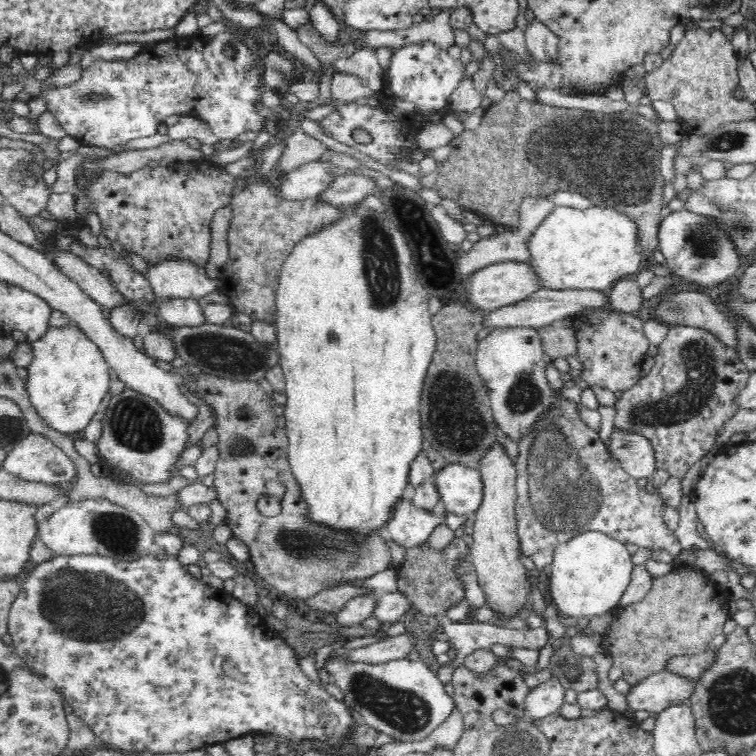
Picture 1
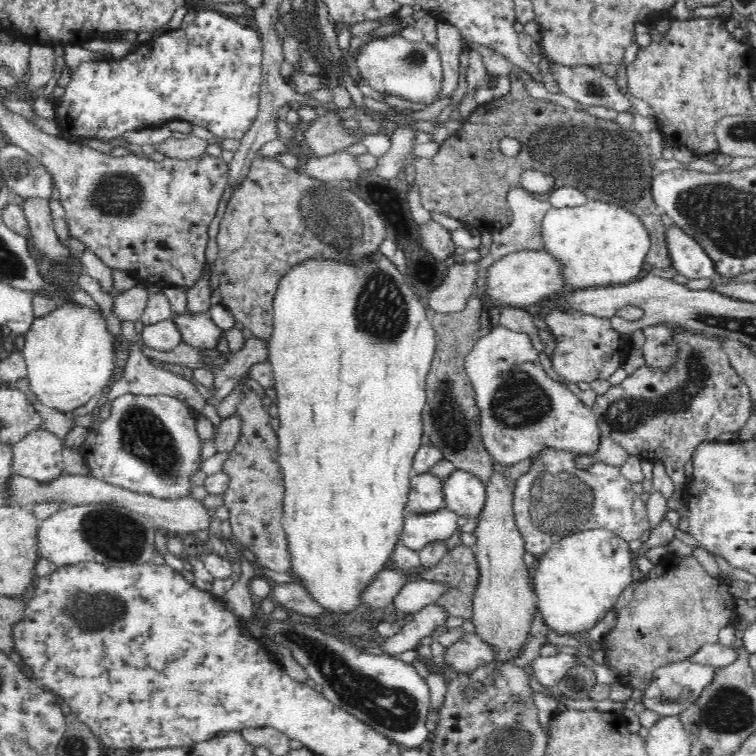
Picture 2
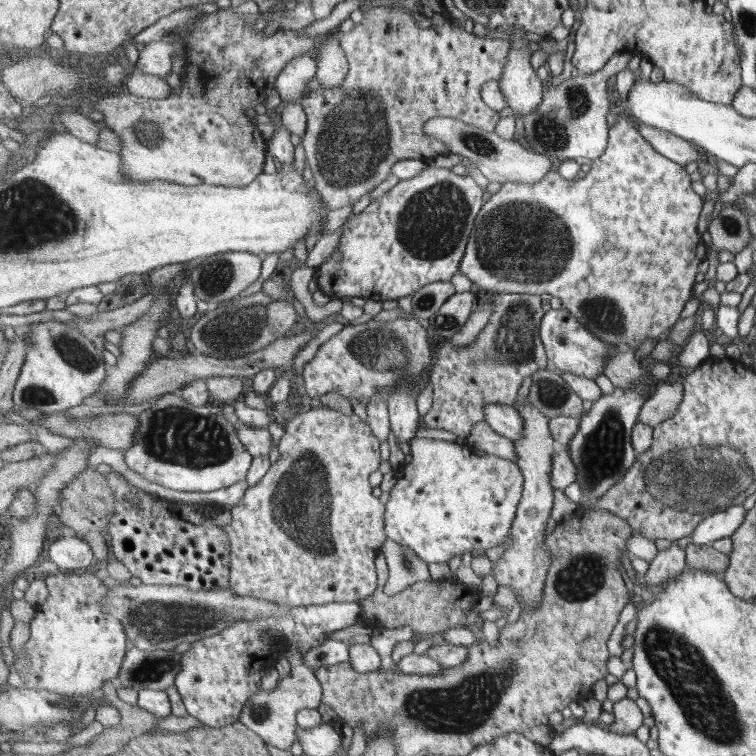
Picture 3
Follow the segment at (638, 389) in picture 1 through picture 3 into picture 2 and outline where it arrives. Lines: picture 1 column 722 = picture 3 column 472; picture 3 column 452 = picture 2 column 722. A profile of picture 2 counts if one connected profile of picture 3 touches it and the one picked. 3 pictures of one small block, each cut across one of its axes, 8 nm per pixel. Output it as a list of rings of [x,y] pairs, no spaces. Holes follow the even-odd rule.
[[[681,329],[677,334],[680,338],[680,358],[666,374],[658,368],[640,367],[632,374],[627,374],[620,384],[610,385],[604,394],[599,394],[591,408],[604,437],[611,438],[640,460],[662,462],[665,465],[666,473],[674,482],[675,493],[685,490],[687,478],[684,465],[694,447],[703,440],[716,440],[724,432],[738,433],[748,422],[751,406],[748,389],[728,363],[720,341]]]

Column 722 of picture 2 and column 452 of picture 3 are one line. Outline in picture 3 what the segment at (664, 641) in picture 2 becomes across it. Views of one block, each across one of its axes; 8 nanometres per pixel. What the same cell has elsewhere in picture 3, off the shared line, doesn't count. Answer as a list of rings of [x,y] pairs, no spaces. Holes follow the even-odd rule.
[[[384,554],[379,555],[376,566],[379,577],[378,589],[369,598],[357,600],[361,604],[359,620],[367,627],[380,631],[385,628],[397,629],[411,626],[415,628],[416,633],[430,634],[430,637],[419,637],[419,640],[432,640],[431,646],[445,644],[450,628],[464,627],[469,631],[475,628],[473,634],[481,634],[481,627],[485,620],[481,621],[480,614],[473,612],[473,606],[481,598],[481,594],[474,585],[460,583],[453,577],[445,580],[431,579],[417,582],[396,595],[389,595],[385,587],[390,577],[390,566]]]

